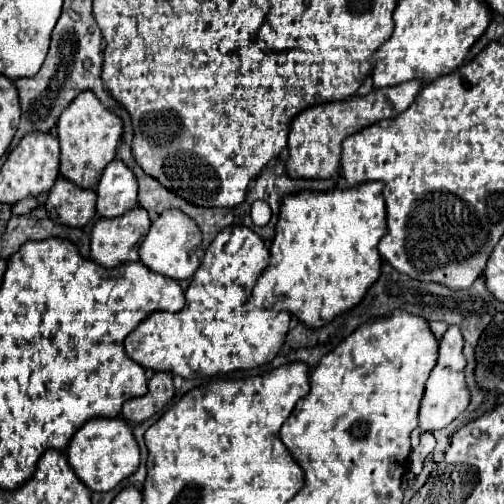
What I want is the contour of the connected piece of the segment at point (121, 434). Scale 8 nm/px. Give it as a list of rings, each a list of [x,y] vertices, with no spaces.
[[[93,417],[71,439],[67,459],[79,479],[91,491],[111,491],[119,481],[133,475],[139,467],[139,445],[133,437],[131,425],[121,417]]]

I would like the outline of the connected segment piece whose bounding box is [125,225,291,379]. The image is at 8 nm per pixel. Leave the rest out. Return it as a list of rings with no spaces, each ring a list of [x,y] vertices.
[[[249,227],[223,229],[195,271],[185,291],[185,307],[177,313],[155,311],[143,319],[125,339],[127,355],[153,371],[169,371],[185,379],[251,369],[275,357],[289,329],[289,311],[259,309],[251,303],[251,291],[267,265],[269,249]]]

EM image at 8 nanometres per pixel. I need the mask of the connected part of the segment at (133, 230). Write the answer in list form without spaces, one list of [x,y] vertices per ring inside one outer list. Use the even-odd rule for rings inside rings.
[[[133,207],[125,215],[119,215],[113,219],[101,217],[91,231],[91,259],[101,267],[117,267],[119,263],[125,263],[125,261],[137,261],[139,245],[145,239],[149,227],[151,227],[151,219],[143,207]]]

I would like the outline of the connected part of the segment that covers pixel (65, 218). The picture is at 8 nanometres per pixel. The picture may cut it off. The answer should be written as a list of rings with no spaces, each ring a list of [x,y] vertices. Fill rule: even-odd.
[[[59,177],[49,191],[45,207],[55,223],[85,227],[97,213],[97,193],[91,189],[81,189],[65,177]]]

